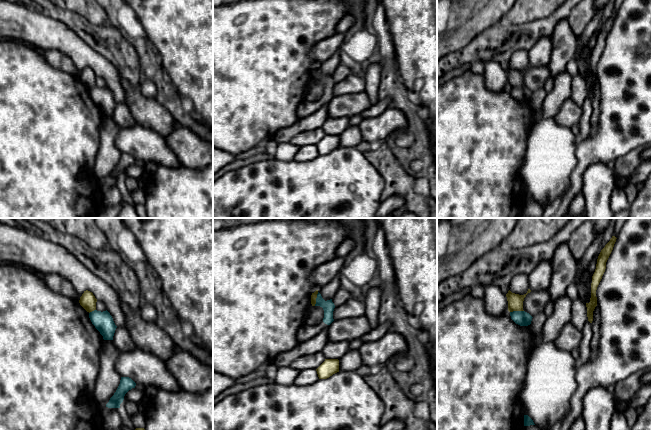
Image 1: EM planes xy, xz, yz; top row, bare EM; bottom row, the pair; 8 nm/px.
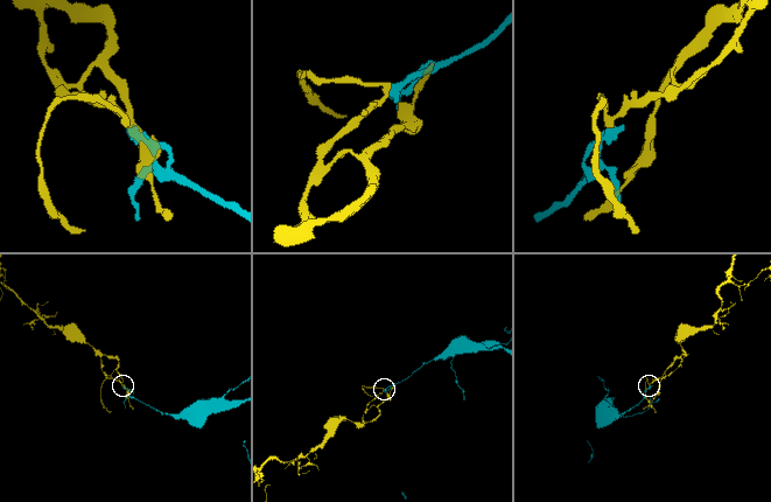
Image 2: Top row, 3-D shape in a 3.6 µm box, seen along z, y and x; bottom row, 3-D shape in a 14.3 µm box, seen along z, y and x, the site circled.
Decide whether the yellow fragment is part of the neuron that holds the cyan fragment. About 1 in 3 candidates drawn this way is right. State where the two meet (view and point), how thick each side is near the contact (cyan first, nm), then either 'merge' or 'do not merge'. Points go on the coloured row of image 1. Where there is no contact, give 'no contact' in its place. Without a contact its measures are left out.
contact xz (316, 299); calibres 100 and 50 nm; do not merge

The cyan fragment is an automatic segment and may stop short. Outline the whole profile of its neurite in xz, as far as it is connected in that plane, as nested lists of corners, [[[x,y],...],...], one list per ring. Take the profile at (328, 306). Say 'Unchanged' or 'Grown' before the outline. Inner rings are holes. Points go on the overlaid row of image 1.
Unchanged. [[[318,292],[315,306],[320,306],[323,308],[324,310],[323,322],[327,325],[330,325],[334,321],[333,311],[334,311],[335,305],[332,302],[332,299],[325,301],[322,298],[321,294]]]

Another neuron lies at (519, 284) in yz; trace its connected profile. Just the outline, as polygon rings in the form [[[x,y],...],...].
[[[525,273],[515,275],[509,282],[509,290],[512,293],[524,295],[529,289],[528,275]]]

